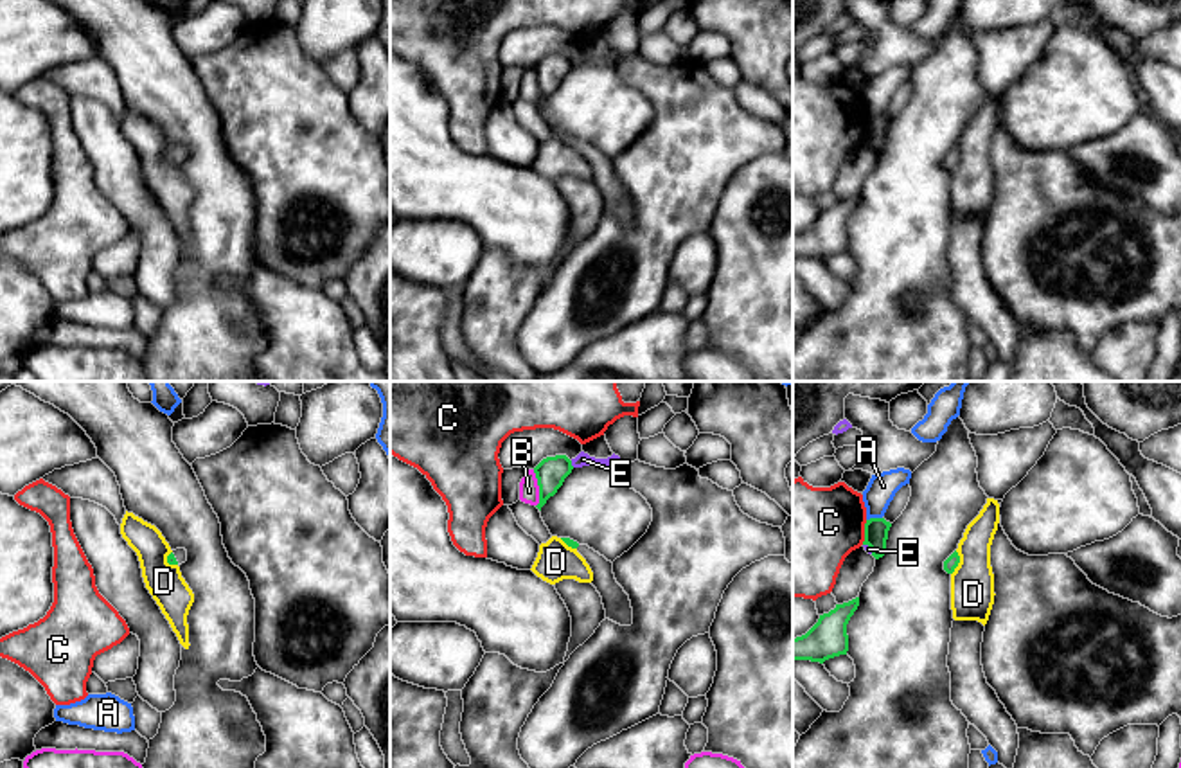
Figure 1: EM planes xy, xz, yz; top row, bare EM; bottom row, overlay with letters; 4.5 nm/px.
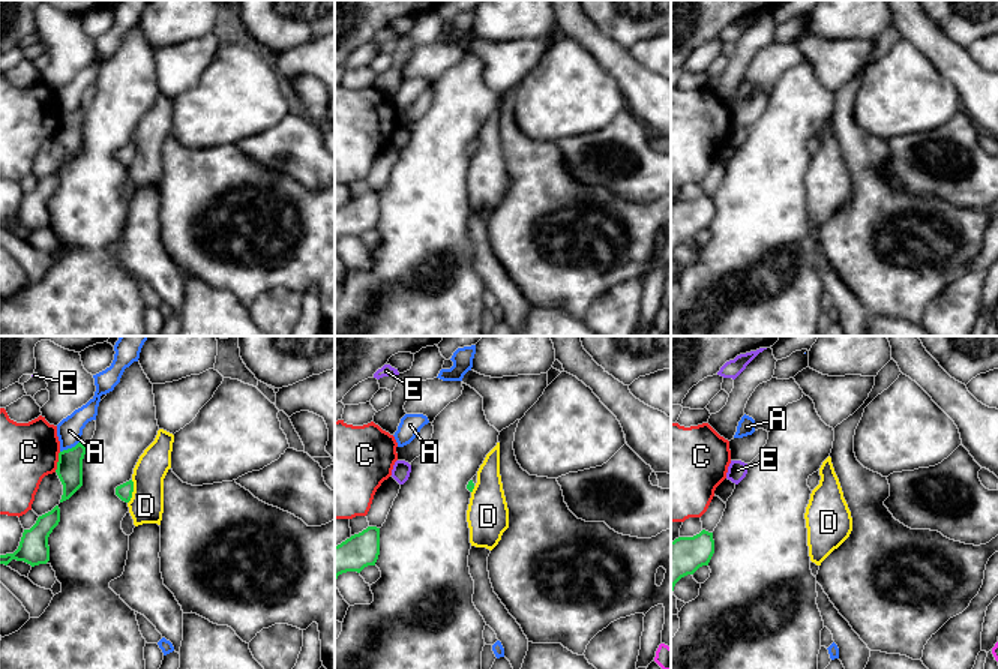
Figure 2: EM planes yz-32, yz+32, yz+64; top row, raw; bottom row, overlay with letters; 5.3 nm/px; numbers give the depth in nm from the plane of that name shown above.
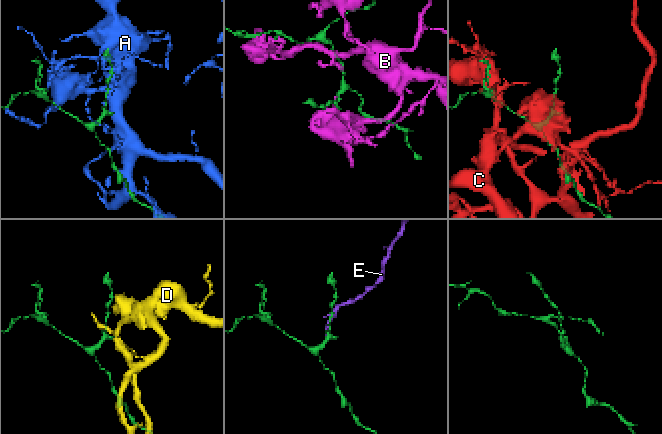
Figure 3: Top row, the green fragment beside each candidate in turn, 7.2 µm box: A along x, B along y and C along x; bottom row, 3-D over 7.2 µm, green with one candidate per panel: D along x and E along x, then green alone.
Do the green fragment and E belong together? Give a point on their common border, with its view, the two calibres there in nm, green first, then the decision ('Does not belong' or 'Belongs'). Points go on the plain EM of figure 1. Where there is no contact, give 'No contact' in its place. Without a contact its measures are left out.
Touches green at xz (570, 62). Thickness 140 nm (green) against 60 nm. Does not belong

